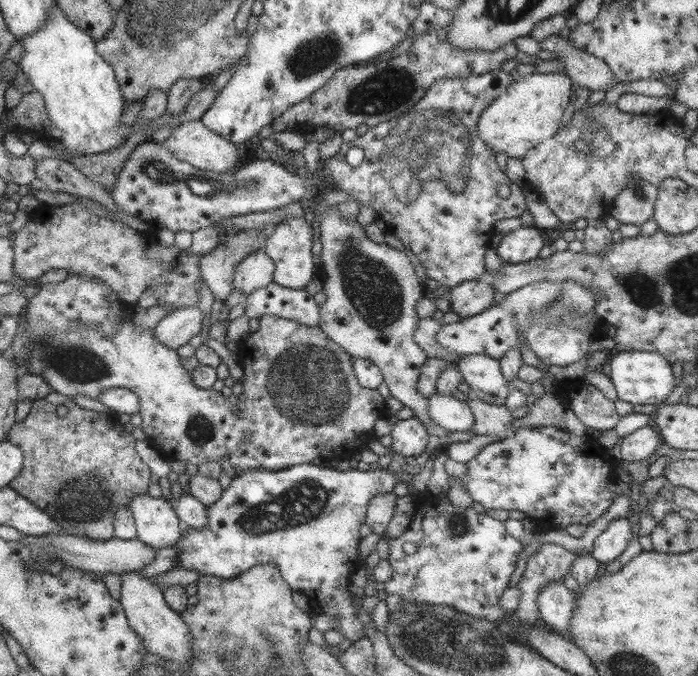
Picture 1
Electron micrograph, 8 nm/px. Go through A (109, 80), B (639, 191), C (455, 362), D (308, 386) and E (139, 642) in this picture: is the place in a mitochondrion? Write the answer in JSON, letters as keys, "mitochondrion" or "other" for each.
{"A":"other","B":"mitochondrion","C":"other","D":"mitochondrion","E":"other"}

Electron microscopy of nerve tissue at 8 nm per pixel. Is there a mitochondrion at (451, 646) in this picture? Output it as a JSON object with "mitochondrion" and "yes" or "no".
{"mitochondrion":"yes"}

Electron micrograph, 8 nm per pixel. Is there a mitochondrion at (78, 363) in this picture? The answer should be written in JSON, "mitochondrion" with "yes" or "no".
{"mitochondrion":"yes"}

